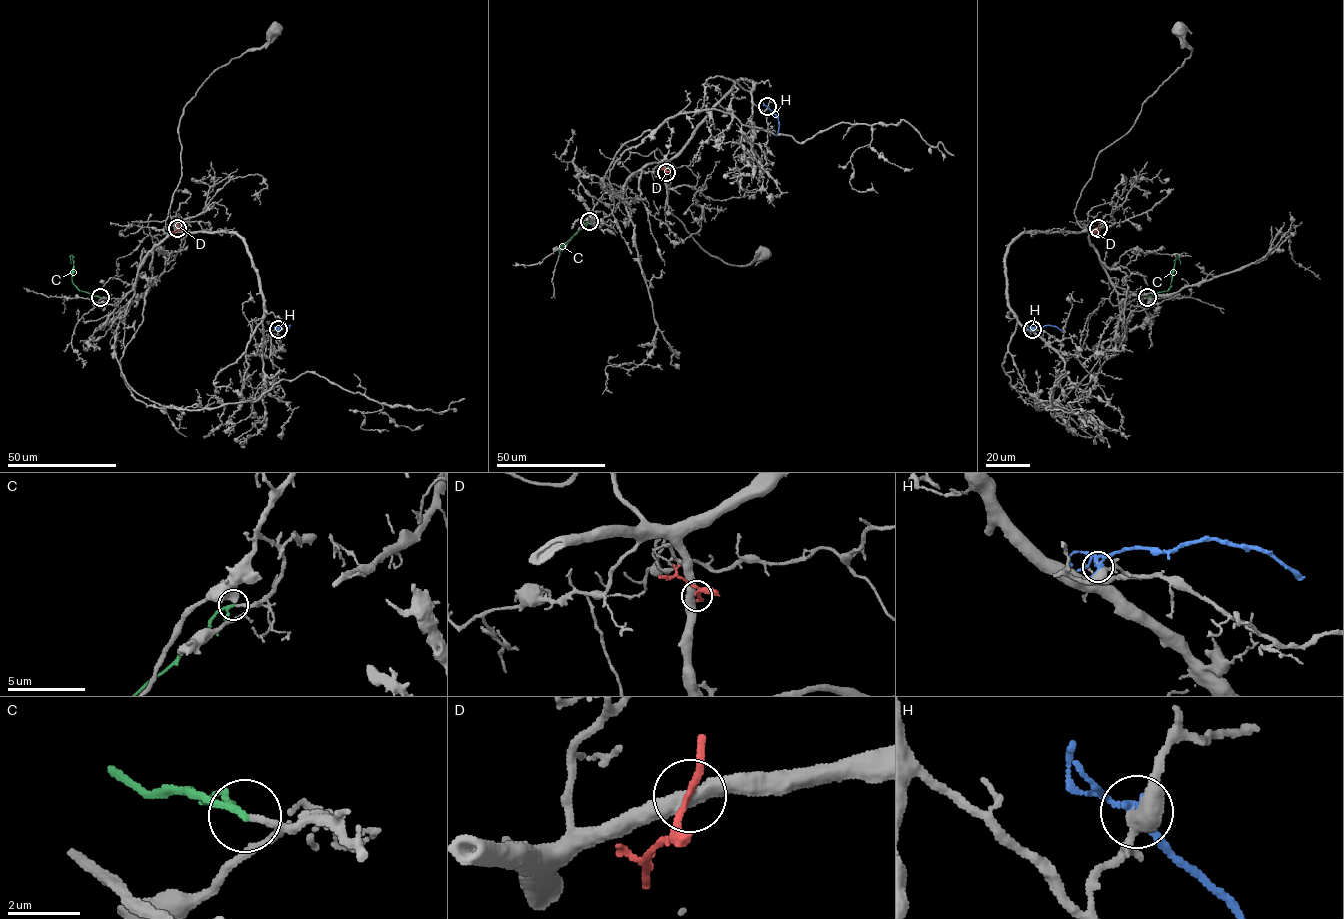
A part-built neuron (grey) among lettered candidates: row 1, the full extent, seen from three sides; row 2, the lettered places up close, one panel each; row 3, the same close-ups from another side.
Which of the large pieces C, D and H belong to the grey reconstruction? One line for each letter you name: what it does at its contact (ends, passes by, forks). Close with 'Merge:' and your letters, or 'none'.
C: It passes by
Merge: C

